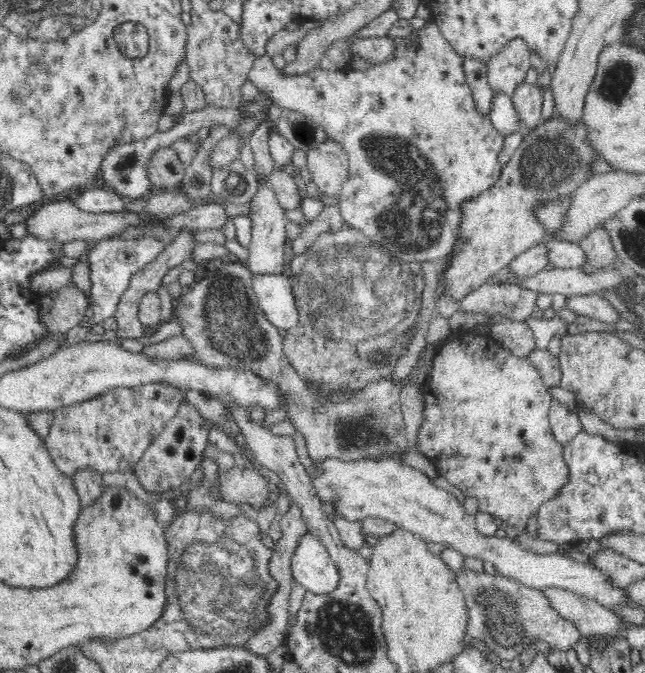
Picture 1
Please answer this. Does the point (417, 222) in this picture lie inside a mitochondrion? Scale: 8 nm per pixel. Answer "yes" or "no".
yes

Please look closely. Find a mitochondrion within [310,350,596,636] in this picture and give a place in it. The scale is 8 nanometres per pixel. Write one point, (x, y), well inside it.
(362, 431)

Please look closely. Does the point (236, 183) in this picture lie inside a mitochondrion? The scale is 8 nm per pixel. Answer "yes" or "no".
yes

